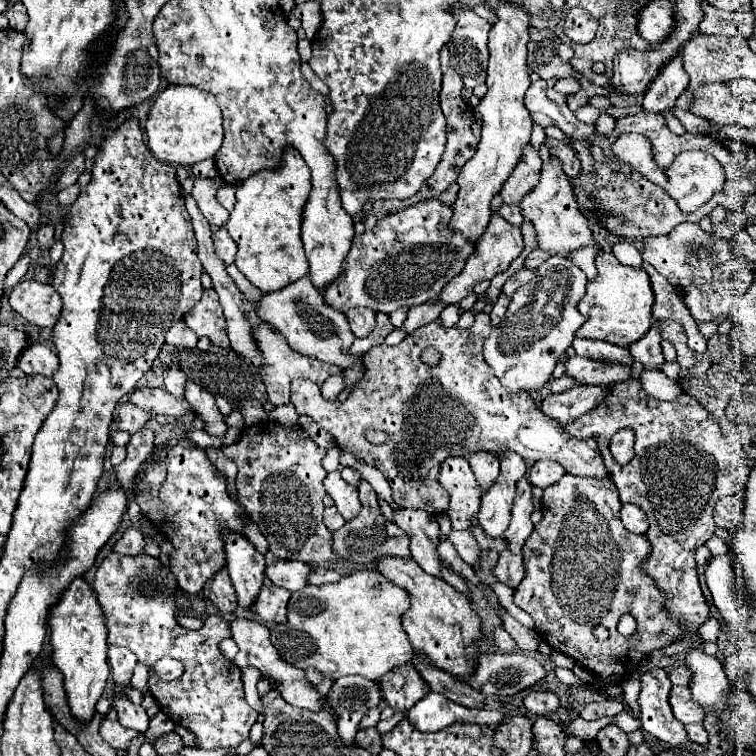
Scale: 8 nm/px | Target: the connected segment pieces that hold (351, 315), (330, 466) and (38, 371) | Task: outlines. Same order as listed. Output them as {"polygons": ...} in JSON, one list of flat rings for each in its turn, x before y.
{"polygons":[[[350,309,346,313,350,321,350,329,356,337,366,337,374,327,376,327,376,315,370,309]],[[334,447,334,449,328,449,326,457,322,459,322,467,330,473,330,471,338,471,340,469,340,463,338,463,338,457,340,457,340,449]],[[30,341,26,351,18,359,18,369,22,369,26,375,52,377,58,369,58,357,46,345]]]}

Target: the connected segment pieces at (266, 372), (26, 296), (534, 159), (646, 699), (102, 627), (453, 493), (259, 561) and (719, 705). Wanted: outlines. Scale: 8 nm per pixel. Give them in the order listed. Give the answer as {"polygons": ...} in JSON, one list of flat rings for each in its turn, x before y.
{"polygons":[[[260,323,260,327,254,329,252,333,256,337,256,343,258,343,262,355,264,355,264,367,260,369,260,375,262,375,262,381,266,385,268,399,272,405,284,405,290,401,290,383,298,377,304,377,304,379,314,381,316,385,322,385,330,375,342,373,342,369,334,367,332,363,320,363,318,359,298,355,294,349,290,349,286,339,280,333,276,333,274,329,270,329,266,323]],[[22,281,14,287,10,295,10,305,16,313,20,313,26,321,38,327,54,327,62,301,52,285,38,281]],[[528,143,528,147,524,147,522,151,522,159,518,161,518,165,514,167,514,171,510,173,500,191,504,203,520,203,520,199,536,187,540,169,542,169,542,159,538,155,538,149]],[[662,669,650,671,642,677,642,693,638,699,642,707,640,725,646,733,664,741,668,749,680,749,686,745,688,735,684,725,672,715,672,707,668,703,670,687,672,683]],[[74,579,60,597,58,605,50,611,50,645,54,649,54,667,64,675,66,699,74,719,90,721,96,713,96,703,106,687,110,667,106,659,108,633,102,607,96,601,92,587,82,579]],[[450,457,440,469,440,483,450,493,448,517,452,529,470,529,472,519,480,511,482,487,474,479,474,473,464,457]],[[228,533,224,535,224,549,228,559,228,573,232,577,236,599,242,609,250,609,254,605,254,599,258,597,258,591,262,589,264,579,264,557,254,549,254,545,238,535]],[[696,645,686,653,686,667,694,671,694,679,690,683,694,701,698,701,704,711,718,709,722,713,728,707,730,691,722,663,716,657,706,655,700,645]]]}

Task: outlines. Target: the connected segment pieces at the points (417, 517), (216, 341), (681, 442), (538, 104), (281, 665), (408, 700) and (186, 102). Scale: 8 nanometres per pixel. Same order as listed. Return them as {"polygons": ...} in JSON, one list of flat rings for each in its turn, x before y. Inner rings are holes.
{"polygons":[[[396,509,394,511,396,525,410,537,410,551,412,559,430,575,444,579,448,585,452,585,458,593,466,595,470,599,470,591,466,581,454,573,452,569,444,567,440,563,440,555,436,551,438,547,438,535,440,527,432,515,426,511,414,511,414,509]],[[204,289,202,299,184,315,186,325,200,337,208,337,214,347,230,347,226,319,214,289]],[[628,379,616,385,614,393,610,393,604,403,586,411,586,415,580,415,564,429,576,439,596,439,612,481,620,489,620,497,630,499,630,503,646,511,650,521,646,537,652,543,652,555,644,563,644,569,666,593,666,609,688,625,688,633,680,639,690,641,710,615,698,583,694,551,704,545,716,529,712,523,714,503,722,495,742,493,750,469,746,465,744,447,726,439,716,419,700,401,686,393,678,395,674,401,660,401,646,393,640,395,634,385,642,385,640,379],[626,427,634,429,636,457,626,465,618,465,608,451,608,443,616,431]],[[538,79,536,83,530,85,530,89,526,91,524,103,528,111,540,111,548,115,554,121,554,125,570,139,574,141,594,139,594,133,596,133,594,125,584,125,582,121,578,121,576,115,568,109,564,95,550,89,544,79]],[[234,619,230,623,230,629,232,629,232,639,236,641,238,645,238,655,234,657,234,663,244,669,244,667,256,667,264,677,272,679,276,683,276,691,280,691,282,699,294,707,302,707,302,709,308,709,308,711,322,711,322,709,328,709,332,713,334,719,338,719,338,715,334,715,334,709,330,707,328,703,328,697,320,695,312,683,306,679,304,671,294,667,294,665,288,665,280,655,278,655,278,649,270,643,270,633,268,633,268,627,264,627,262,623,258,621,252,621,252,619]],[[412,663,392,669,390,673,377,680,383,699,396,709,410,709,430,691,424,679,418,675]],[[172,85,160,91,148,113,144,129,150,151,164,163,176,165,194,165,210,159,218,153,224,141,222,115,214,95,206,95,206,91,192,85]]]}

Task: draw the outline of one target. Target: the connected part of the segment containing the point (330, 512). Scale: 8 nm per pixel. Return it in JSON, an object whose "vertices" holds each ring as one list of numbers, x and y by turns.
{"vertices":[[330,507,330,509,324,509,324,525,330,529,330,531,336,531,344,525,346,521,342,519,342,515,338,515,336,507]]}

